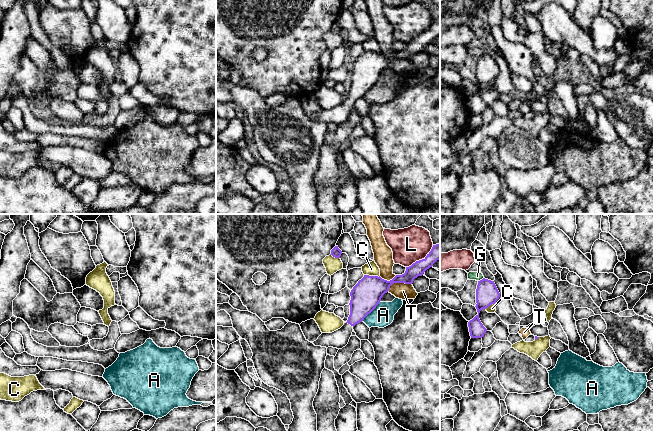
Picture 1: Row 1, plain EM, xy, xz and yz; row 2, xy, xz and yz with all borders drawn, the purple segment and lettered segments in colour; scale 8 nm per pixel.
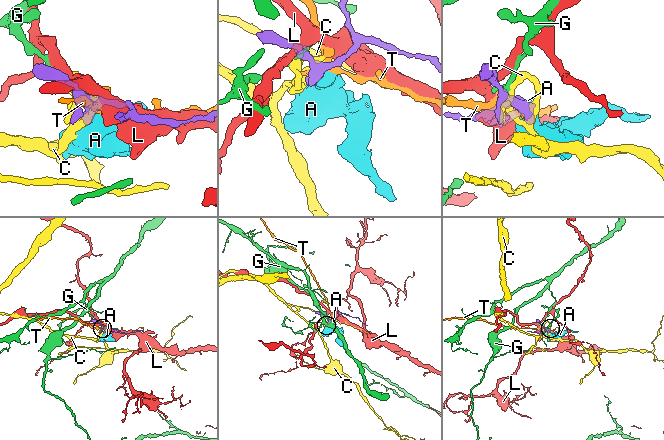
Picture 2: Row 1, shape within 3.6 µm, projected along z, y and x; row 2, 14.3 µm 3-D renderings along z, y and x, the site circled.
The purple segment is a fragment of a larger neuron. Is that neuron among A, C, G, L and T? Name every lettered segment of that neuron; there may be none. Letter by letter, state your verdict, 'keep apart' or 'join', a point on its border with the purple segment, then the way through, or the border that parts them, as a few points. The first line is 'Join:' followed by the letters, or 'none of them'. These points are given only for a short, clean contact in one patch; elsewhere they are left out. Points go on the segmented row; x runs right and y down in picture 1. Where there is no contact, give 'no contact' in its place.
Join: none of them
A: keep apart; contact xz (372, 310); border xz (380, 300), (362, 320)
C: keep apart; contact xz (372, 276)
G: keep apart; contact yz (480, 280); border yz (483, 277), (478, 281)
L: keep apart; contact xz (422, 259)
T: keep apart; contact xz (398, 282)

